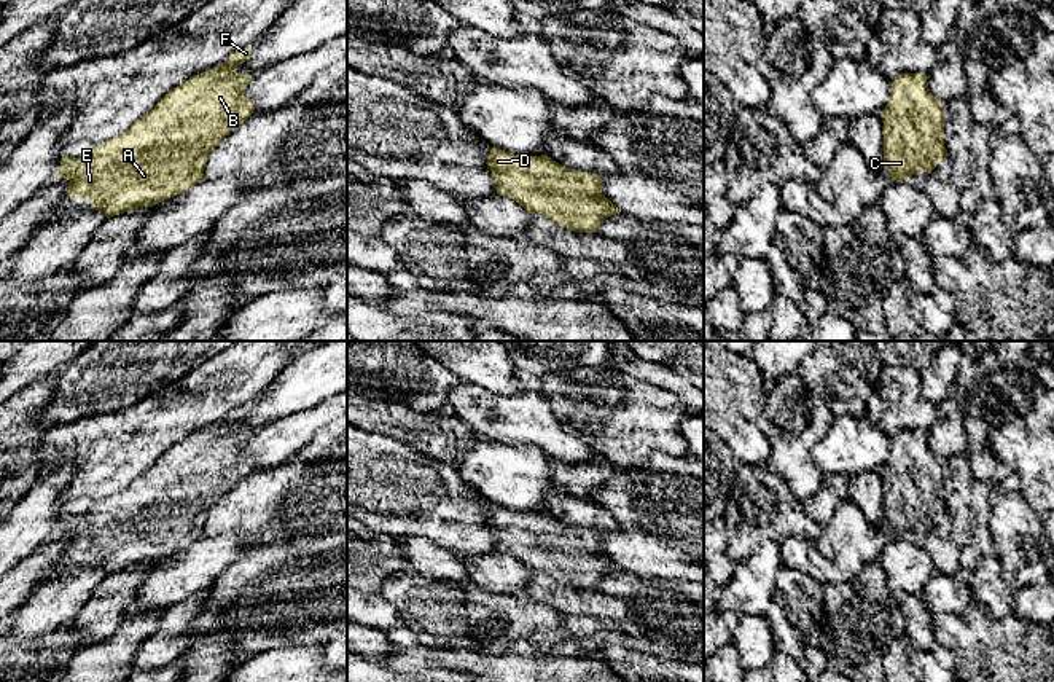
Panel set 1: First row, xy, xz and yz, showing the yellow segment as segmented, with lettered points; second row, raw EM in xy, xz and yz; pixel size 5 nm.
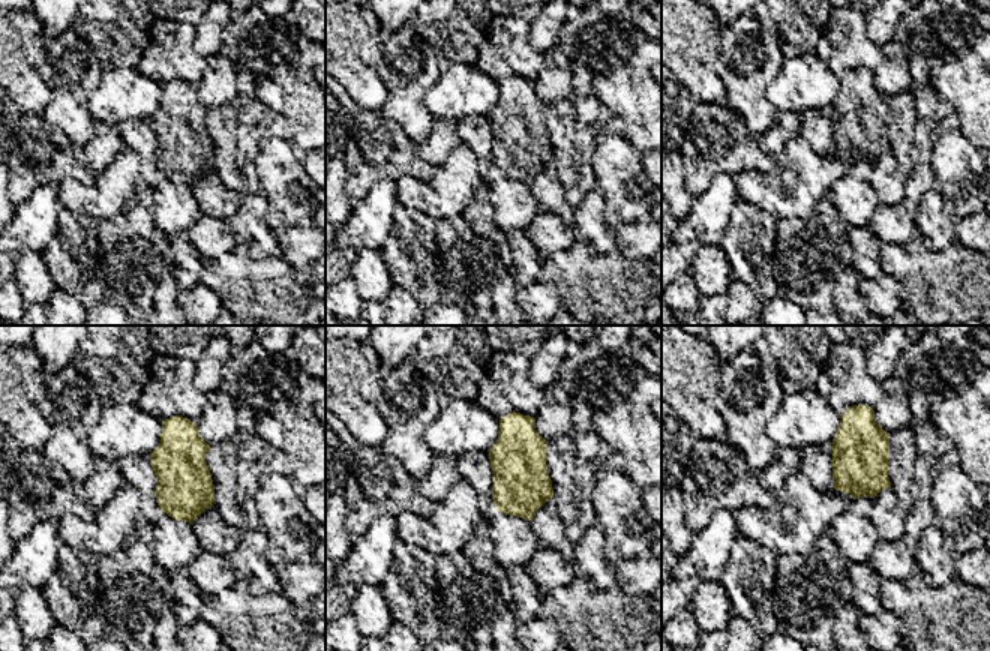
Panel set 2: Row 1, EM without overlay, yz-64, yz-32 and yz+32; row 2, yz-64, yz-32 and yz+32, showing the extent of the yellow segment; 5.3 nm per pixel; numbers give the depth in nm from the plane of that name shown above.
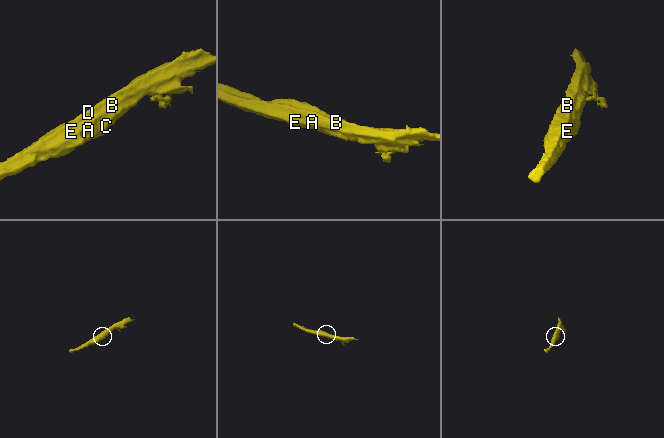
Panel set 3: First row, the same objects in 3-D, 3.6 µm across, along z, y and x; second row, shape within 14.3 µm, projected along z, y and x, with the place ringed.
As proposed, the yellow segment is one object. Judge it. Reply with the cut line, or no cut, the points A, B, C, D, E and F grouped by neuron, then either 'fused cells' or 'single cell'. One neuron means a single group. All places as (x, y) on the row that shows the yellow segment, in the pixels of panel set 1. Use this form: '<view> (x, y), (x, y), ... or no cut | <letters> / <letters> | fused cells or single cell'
no cut | A B C D E F | single cell

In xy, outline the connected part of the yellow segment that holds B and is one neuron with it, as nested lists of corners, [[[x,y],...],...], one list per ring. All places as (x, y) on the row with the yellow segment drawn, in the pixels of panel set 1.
[[[252,46],[240,48],[215,69],[191,76],[126,132],[97,145],[86,156],[62,155],[57,180],[68,180],[65,194],[89,198],[91,209],[102,210],[108,218],[151,207],[193,188],[204,177],[209,153],[253,113],[245,89],[255,75],[232,70],[250,56]]]

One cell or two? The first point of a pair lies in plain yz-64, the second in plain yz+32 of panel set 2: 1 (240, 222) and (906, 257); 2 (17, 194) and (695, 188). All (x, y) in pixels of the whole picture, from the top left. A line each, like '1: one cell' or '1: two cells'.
1: two cells
2: one cell

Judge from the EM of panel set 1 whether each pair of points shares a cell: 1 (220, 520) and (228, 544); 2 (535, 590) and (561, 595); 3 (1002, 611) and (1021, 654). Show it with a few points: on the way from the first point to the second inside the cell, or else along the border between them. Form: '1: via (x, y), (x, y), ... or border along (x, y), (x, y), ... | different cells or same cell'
1: border along (207, 536), (239, 533), (250, 544) | different cells
2: via (542, 590), (554, 595) | same cell
3: border along (978, 606), (989, 619), (1005, 619), (1011, 614) | different cells

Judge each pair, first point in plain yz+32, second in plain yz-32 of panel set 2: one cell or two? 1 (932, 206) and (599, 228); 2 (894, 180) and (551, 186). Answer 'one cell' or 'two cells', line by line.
1: one cell
2: one cell

